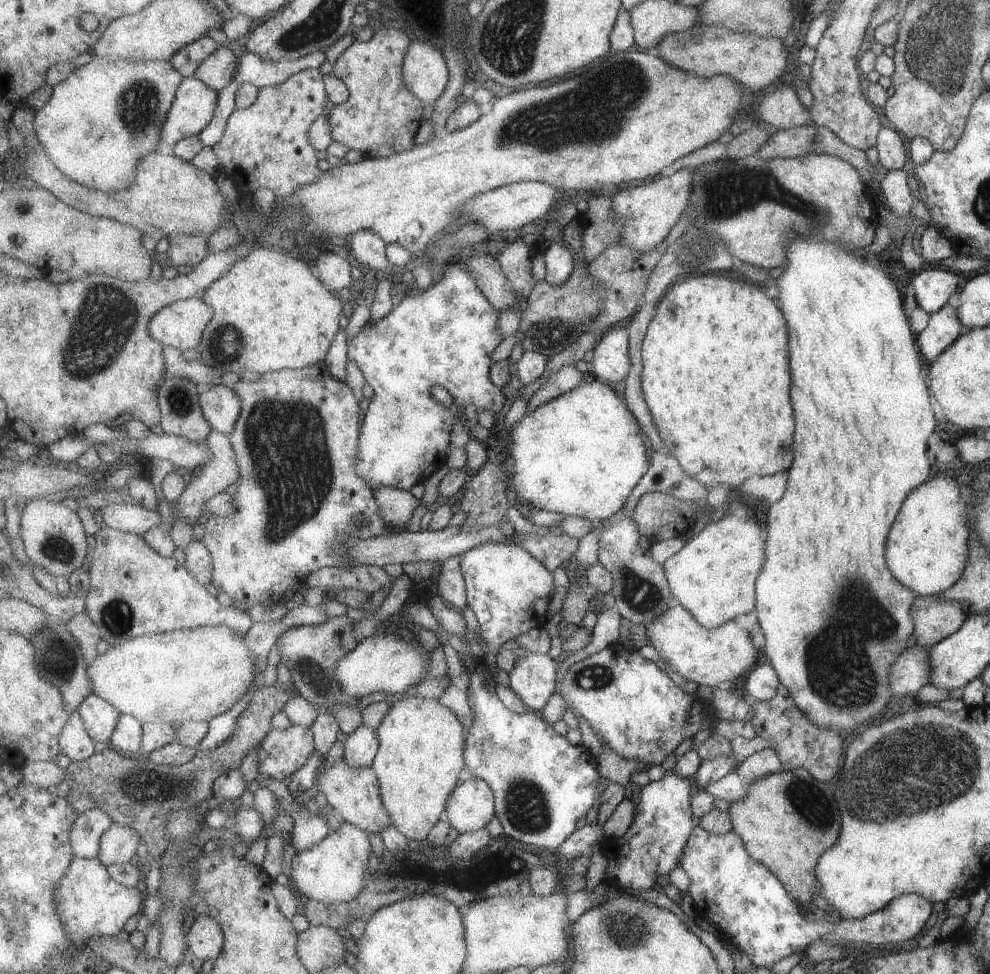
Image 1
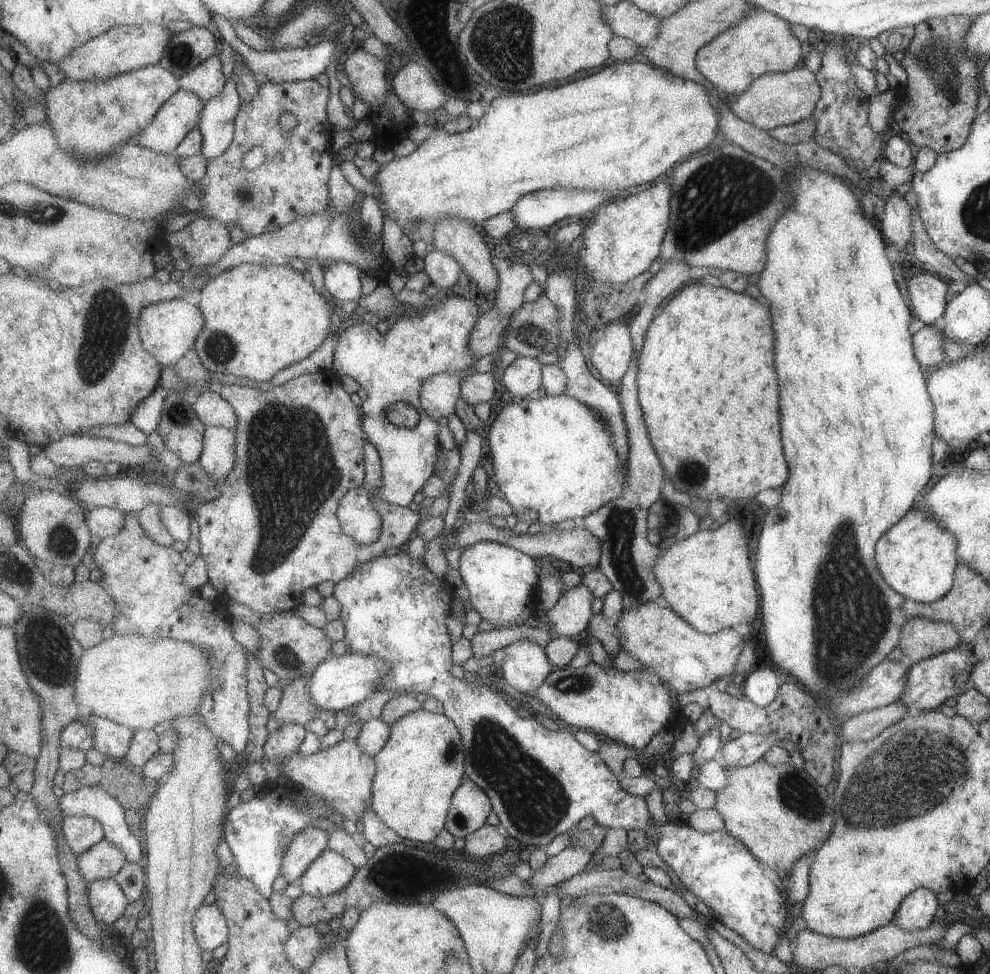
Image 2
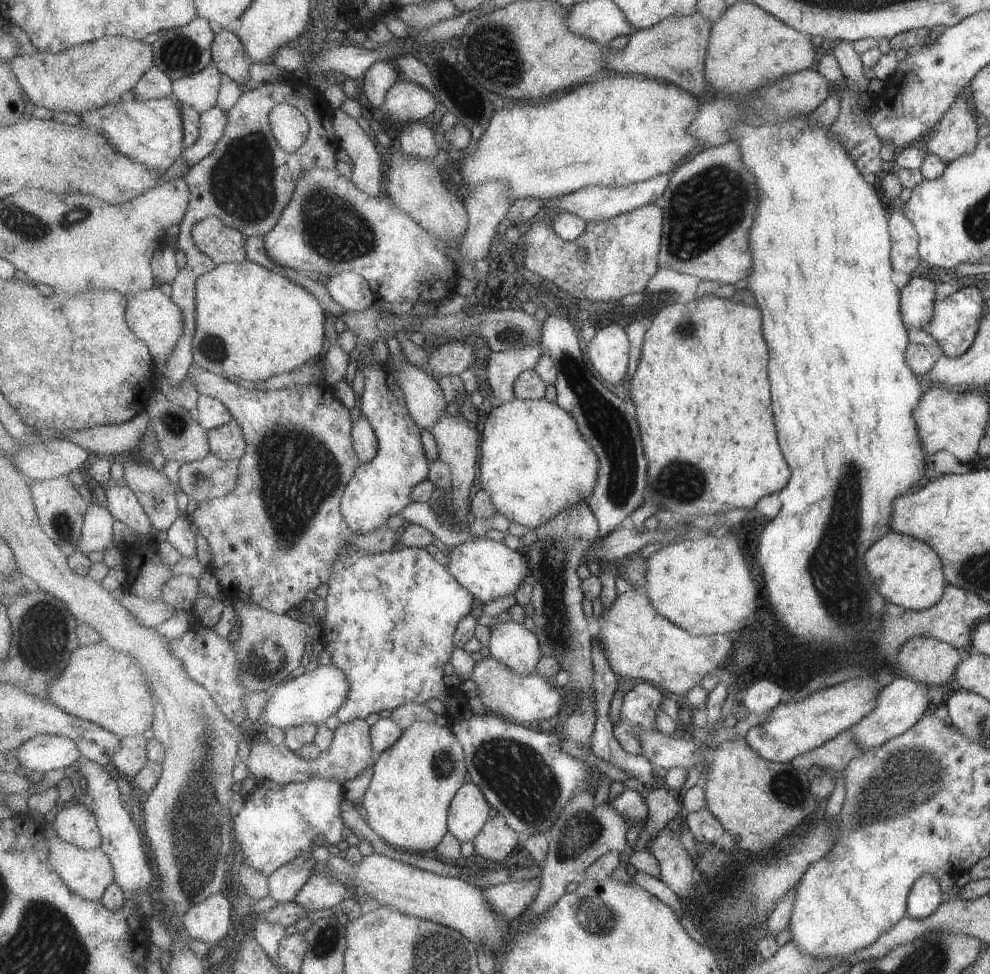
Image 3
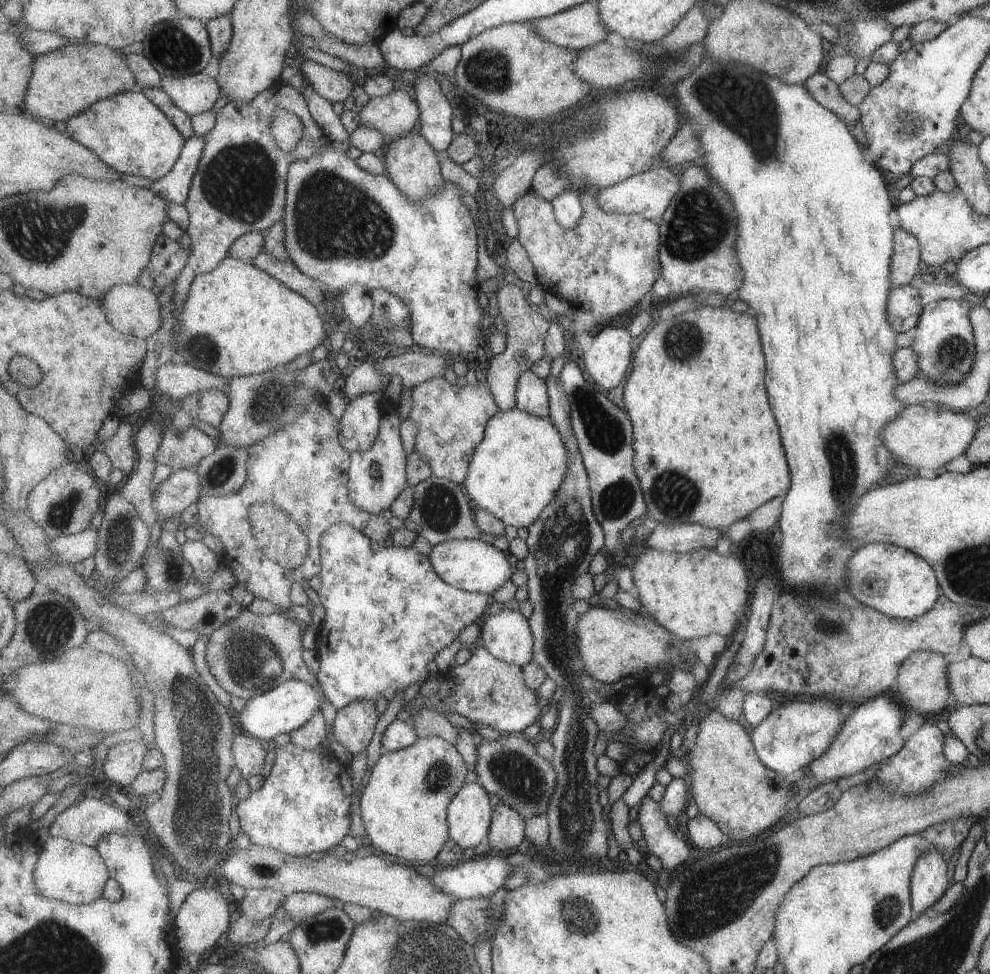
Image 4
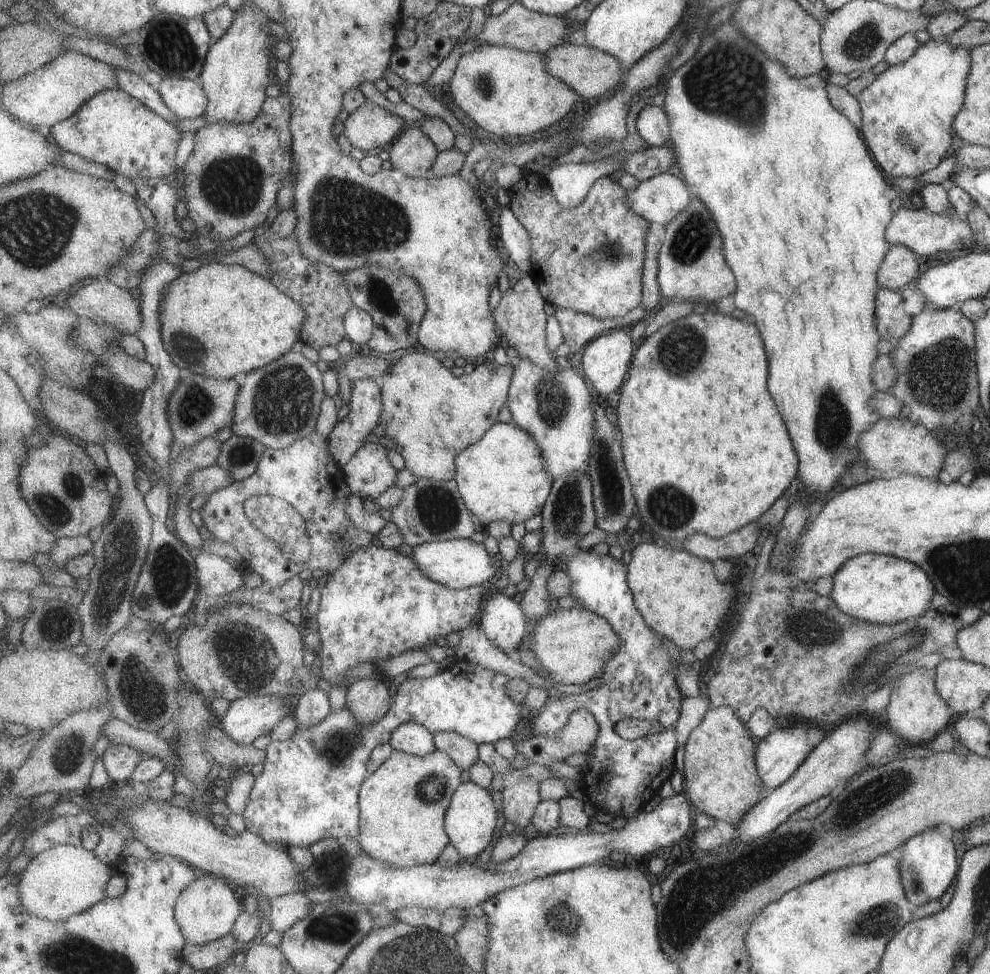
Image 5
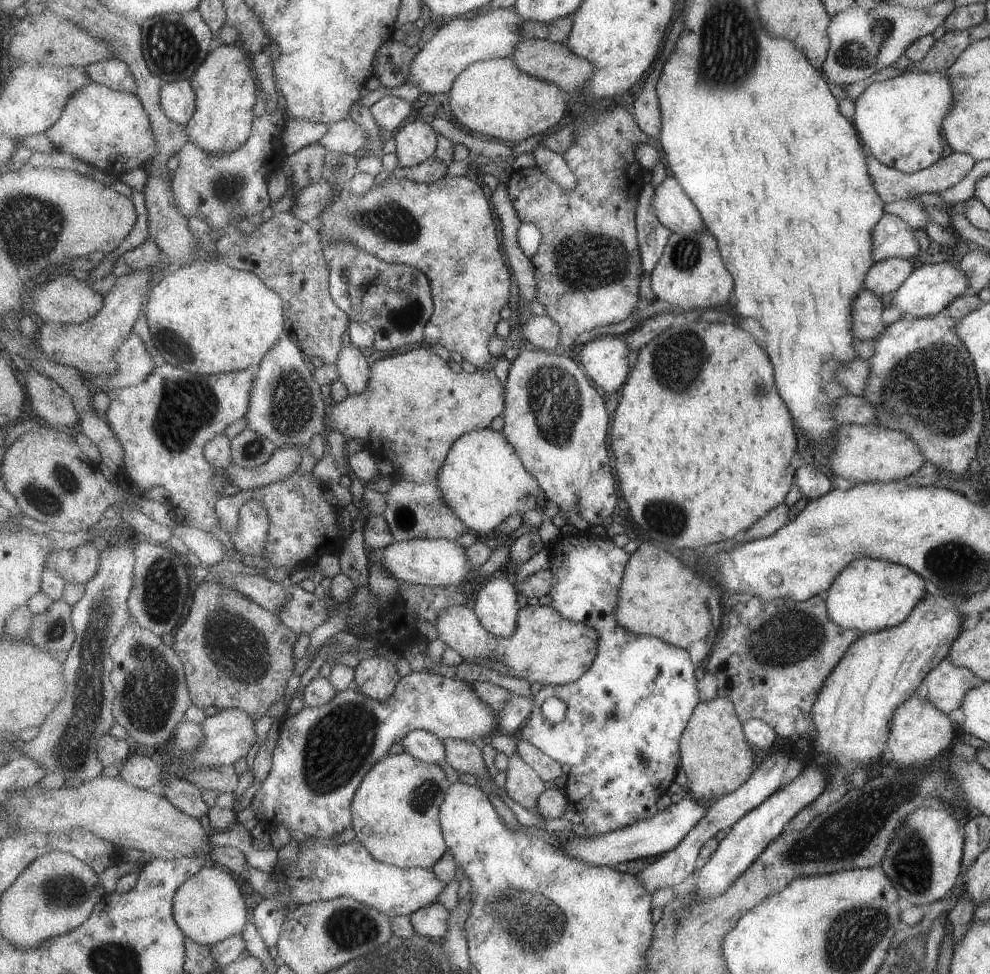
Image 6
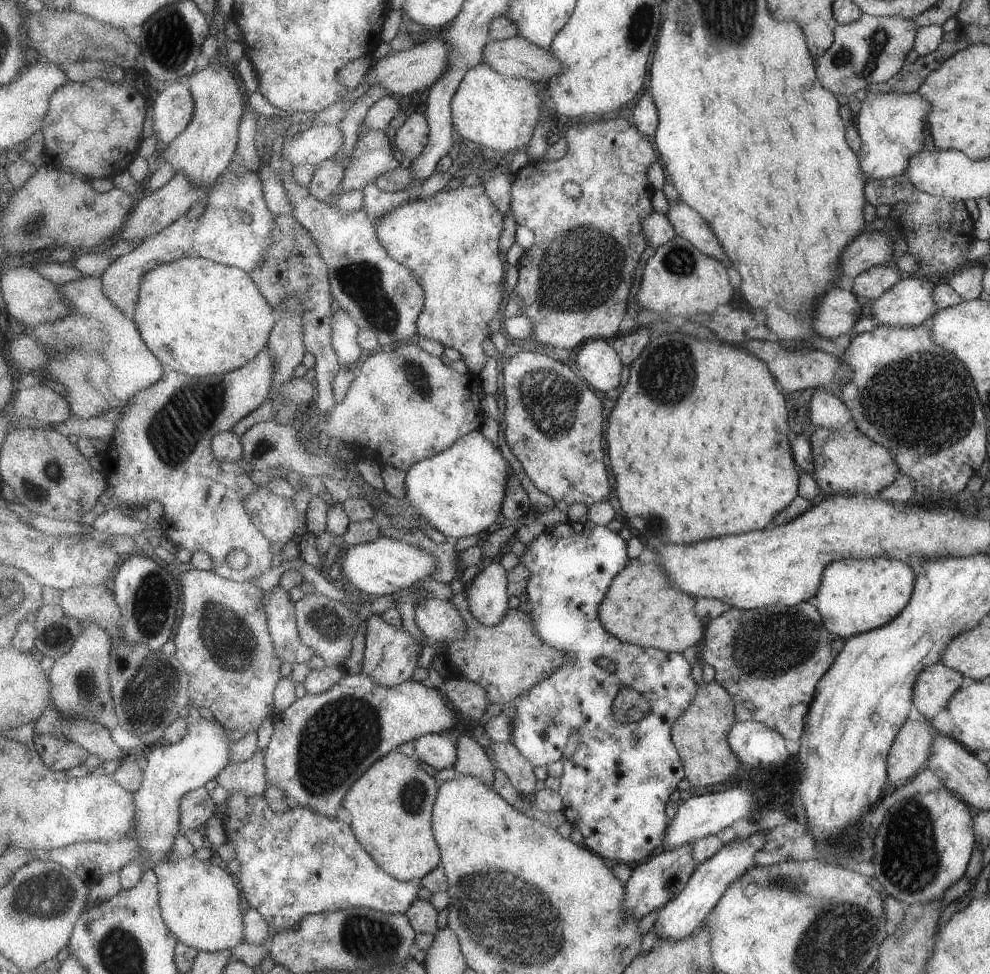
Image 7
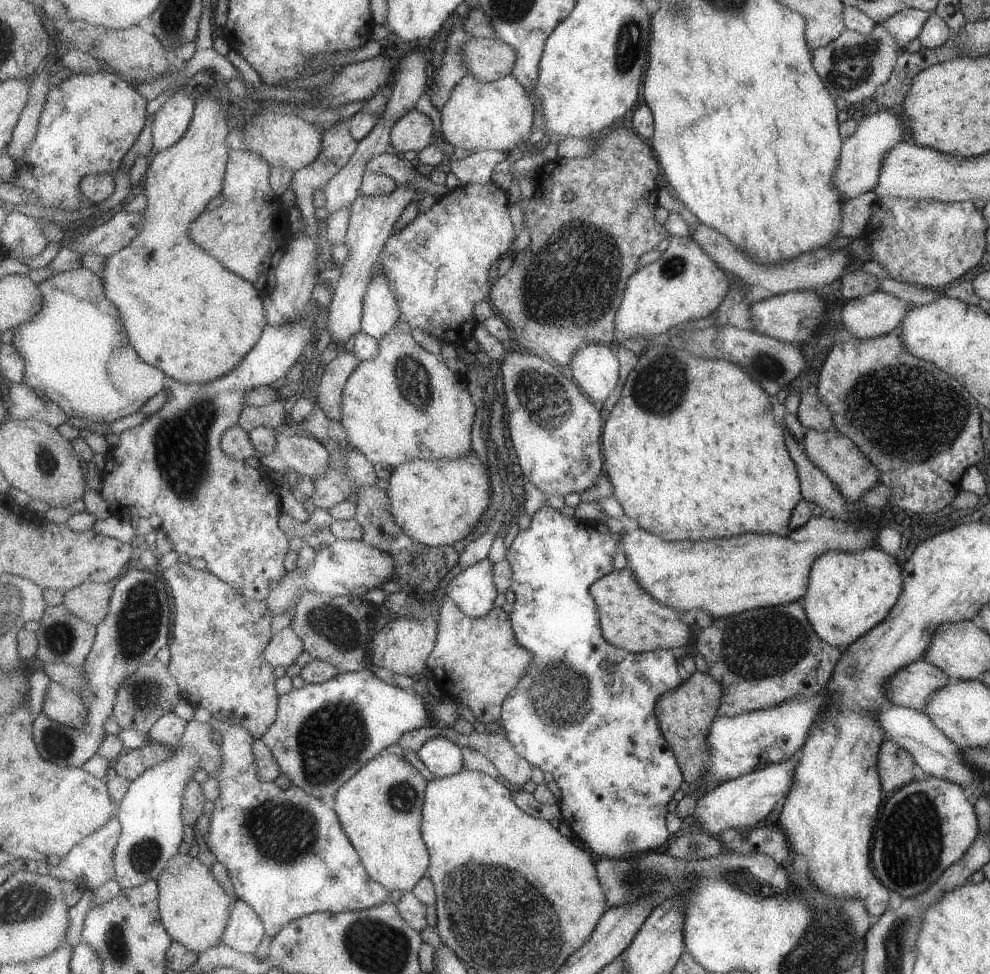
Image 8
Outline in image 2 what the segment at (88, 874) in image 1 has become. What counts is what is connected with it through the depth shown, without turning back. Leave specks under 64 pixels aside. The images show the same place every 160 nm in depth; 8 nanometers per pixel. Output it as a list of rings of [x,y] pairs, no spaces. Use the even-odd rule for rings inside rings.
[[[114,878],[86,882],[88,904],[92,916],[107,925],[115,924],[129,906],[130,900]]]

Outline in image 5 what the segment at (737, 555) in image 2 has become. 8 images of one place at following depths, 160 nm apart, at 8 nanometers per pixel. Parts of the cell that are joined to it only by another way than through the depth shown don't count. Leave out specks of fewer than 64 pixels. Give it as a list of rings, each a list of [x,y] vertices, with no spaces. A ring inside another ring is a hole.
[[[657,542],[641,543],[633,549],[631,554],[631,562],[628,565],[629,586],[634,592],[637,608],[648,625],[670,645],[675,646],[676,650],[693,651],[699,643],[709,640],[711,626],[715,624],[715,620],[721,618],[727,612],[727,608],[731,610],[729,602],[733,596],[731,584],[726,582],[727,590],[725,590],[725,586],[715,580],[713,566],[709,564],[710,560],[699,558],[676,545],[659,546]]]

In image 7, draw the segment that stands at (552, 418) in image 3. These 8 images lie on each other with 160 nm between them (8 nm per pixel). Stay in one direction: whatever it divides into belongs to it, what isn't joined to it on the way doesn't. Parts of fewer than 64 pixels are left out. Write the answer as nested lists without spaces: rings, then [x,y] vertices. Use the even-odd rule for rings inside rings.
[[[483,429],[475,430],[471,434],[461,438],[457,444],[441,452],[434,458],[417,462],[405,472],[403,487],[405,489],[404,498],[411,502],[421,518],[427,524],[433,526],[437,532],[443,534],[447,540],[458,540],[459,538],[480,536],[483,538],[487,528],[497,523],[497,518],[502,514],[503,498],[505,498],[505,488],[507,488],[507,458],[498,446],[485,438]]]

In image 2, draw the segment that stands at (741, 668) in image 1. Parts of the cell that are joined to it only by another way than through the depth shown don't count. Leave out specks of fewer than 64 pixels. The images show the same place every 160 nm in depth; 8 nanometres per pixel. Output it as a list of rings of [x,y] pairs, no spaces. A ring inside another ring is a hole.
[[[663,598],[636,609],[624,609],[615,630],[619,632],[621,648],[647,666],[649,671],[658,674],[676,690],[678,696],[712,686],[721,678],[729,679],[743,648],[743,640],[732,627],[716,633],[702,633]]]

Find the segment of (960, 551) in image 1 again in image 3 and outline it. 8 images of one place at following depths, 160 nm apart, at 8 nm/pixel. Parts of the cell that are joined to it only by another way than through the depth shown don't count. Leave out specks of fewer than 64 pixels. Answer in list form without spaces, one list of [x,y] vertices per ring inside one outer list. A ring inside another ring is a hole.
[[[889,531],[864,554],[865,568],[872,579],[872,586],[886,600],[904,609],[918,611],[939,602],[945,586],[941,574],[939,555],[922,540],[909,535]]]

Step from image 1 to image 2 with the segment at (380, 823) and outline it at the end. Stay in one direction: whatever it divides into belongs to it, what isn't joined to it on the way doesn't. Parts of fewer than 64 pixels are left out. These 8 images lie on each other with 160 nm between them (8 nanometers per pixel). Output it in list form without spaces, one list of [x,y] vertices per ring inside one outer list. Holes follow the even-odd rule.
[[[347,739],[324,751],[318,751],[307,758],[298,754],[284,759],[279,764],[290,783],[297,783],[328,801],[343,818],[343,828],[356,837],[357,824],[361,816],[372,806],[373,783],[377,774],[376,758],[363,752],[357,739]]]

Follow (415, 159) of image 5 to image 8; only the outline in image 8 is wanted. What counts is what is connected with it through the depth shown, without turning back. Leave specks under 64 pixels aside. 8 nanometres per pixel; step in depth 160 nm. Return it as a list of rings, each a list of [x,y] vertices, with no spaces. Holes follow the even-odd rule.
[[[415,108],[395,125],[392,132],[392,146],[399,154],[409,150],[421,152],[423,148],[434,143],[435,135],[433,120]]]

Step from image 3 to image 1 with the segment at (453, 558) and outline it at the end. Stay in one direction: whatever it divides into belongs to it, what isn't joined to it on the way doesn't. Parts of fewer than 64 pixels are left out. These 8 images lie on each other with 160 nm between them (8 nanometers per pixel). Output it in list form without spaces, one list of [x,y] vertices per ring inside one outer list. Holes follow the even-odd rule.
[[[489,541],[469,549],[465,553],[462,569],[467,585],[469,607],[480,623],[481,635],[487,644],[484,658],[486,666],[491,672],[498,672],[497,653],[499,648],[509,640],[518,640],[521,635],[531,629],[543,628],[549,620],[549,606],[551,606],[551,600],[554,599],[556,593],[554,572],[549,572],[529,550],[525,550],[520,545],[496,543],[495,541]]]

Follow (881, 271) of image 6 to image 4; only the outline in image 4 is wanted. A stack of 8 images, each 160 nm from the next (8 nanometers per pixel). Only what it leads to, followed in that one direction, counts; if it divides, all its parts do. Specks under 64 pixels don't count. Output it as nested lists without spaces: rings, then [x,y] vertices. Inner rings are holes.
[[[897,228],[893,234],[892,266],[889,266],[889,278],[894,287],[910,285],[922,276],[918,270],[921,260],[918,242],[911,234]]]

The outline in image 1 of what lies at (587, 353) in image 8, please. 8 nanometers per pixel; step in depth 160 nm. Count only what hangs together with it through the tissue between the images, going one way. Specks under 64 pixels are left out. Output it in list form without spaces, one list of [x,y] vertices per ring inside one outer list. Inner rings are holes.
[[[620,325],[611,328],[593,352],[594,358],[590,366],[595,370],[596,378],[621,382],[628,377],[632,369],[629,330]]]

